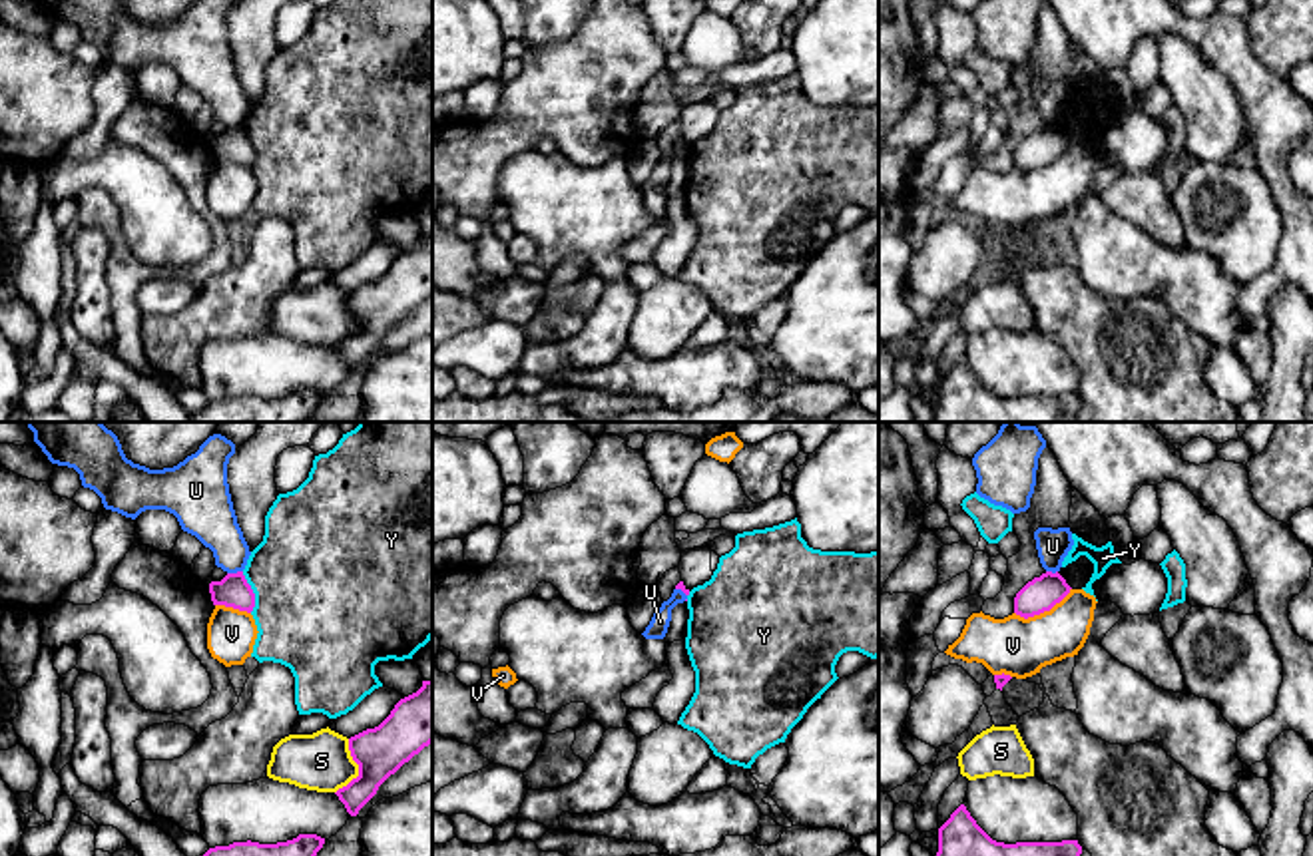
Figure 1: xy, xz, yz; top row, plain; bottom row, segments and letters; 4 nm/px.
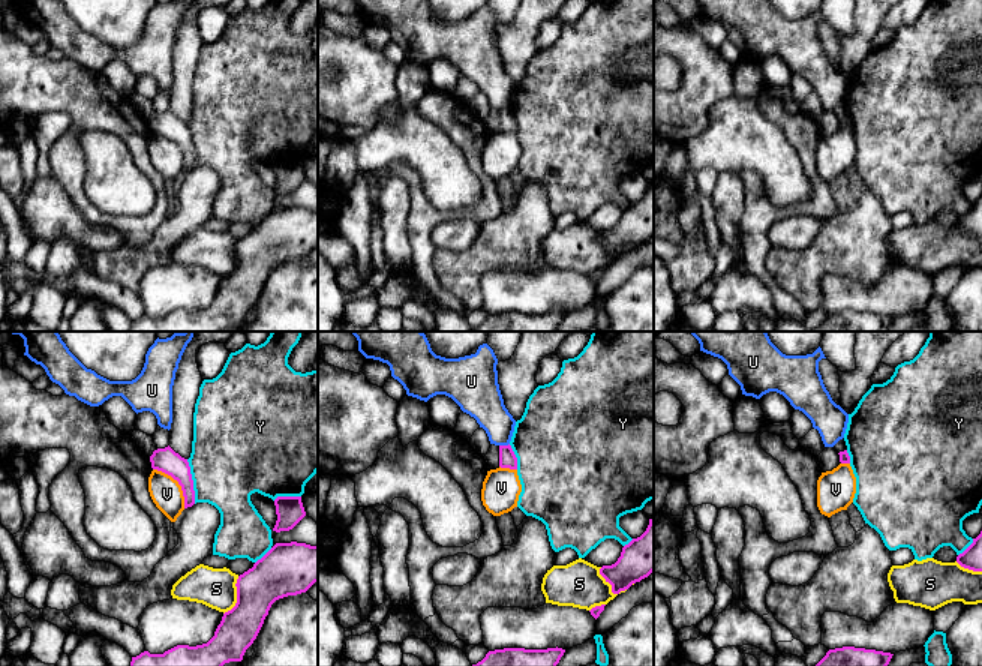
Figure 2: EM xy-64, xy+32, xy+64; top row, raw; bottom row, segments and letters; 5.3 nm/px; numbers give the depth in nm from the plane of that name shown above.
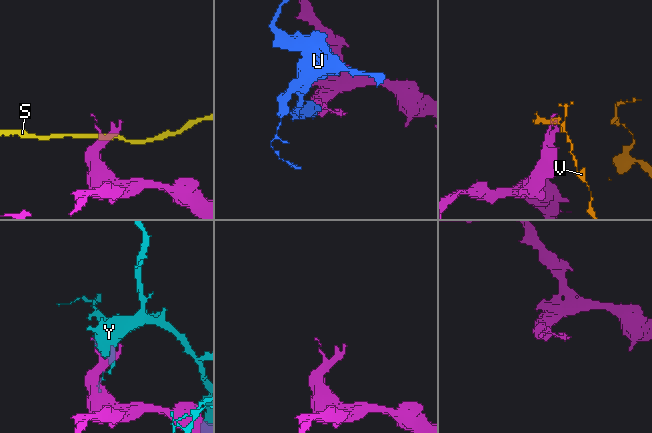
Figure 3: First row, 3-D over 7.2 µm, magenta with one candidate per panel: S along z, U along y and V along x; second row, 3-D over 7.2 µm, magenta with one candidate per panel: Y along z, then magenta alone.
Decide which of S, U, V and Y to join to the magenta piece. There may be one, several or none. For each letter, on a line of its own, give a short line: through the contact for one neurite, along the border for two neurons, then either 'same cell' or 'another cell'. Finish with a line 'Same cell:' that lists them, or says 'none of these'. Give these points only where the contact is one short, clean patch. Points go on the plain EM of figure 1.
S: another cell
U: xy (242, 124), (228, 128) | another cell
V: yz (1070, 142), (1049, 164), (1027, 172), (1015, 168) | another cell
Y: another cell
Same cell: none of these

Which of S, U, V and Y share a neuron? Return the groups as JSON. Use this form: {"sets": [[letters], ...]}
{"sets": [["S"], ["U"], ["V"], ["Y"]]}

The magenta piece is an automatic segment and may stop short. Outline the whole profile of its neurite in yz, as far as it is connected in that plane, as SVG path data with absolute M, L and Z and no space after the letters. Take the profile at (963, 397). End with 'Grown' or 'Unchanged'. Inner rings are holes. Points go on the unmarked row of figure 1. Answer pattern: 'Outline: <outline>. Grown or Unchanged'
Outline: M960 358L938 382L934 422L1074 422L1080 408L1078 394L996 396Z. Unchanged

